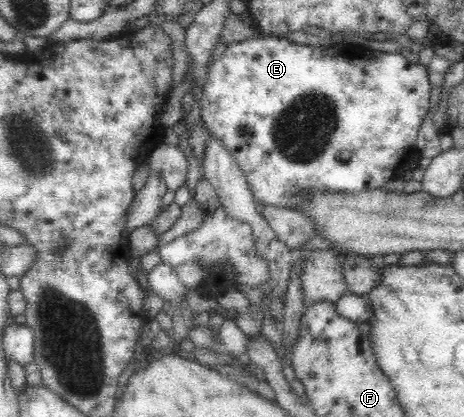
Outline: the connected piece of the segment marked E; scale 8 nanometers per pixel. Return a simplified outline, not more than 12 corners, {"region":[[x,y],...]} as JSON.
{"region":[[248,38],[204,127],[260,205],[356,192],[420,157],[428,67]]}

